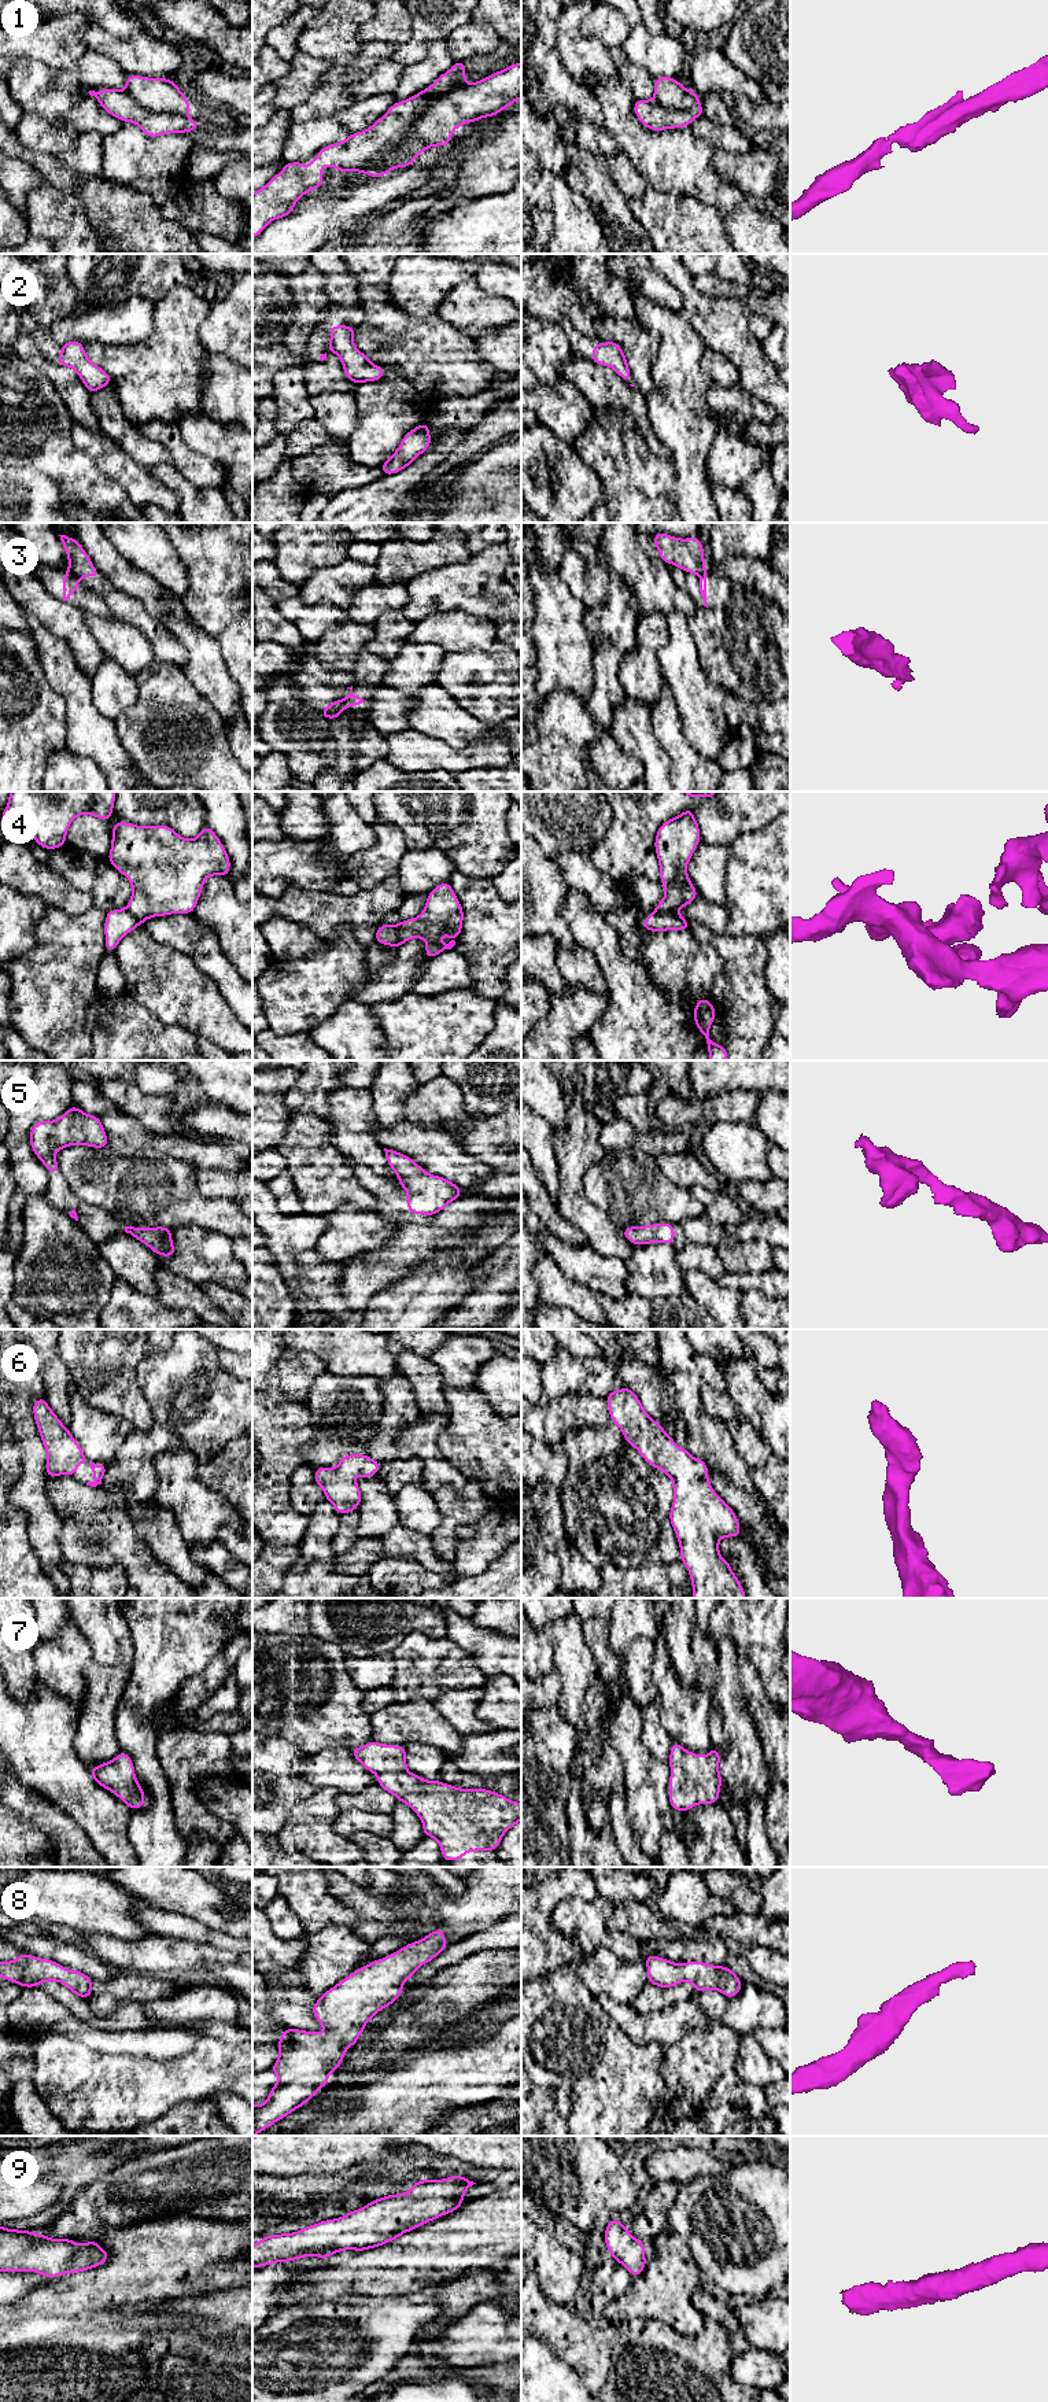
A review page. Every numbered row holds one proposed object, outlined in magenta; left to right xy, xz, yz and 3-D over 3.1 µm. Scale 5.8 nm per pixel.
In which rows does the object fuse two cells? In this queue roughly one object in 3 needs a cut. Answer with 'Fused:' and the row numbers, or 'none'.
Fused: 1, 3, 4

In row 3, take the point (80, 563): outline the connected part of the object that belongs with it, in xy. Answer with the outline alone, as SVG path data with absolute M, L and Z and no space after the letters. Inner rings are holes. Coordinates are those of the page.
M59 535L69 558L69 571L78 578L97 578L99 571L92 565L91 557L85 553L80 542L71 536Z

